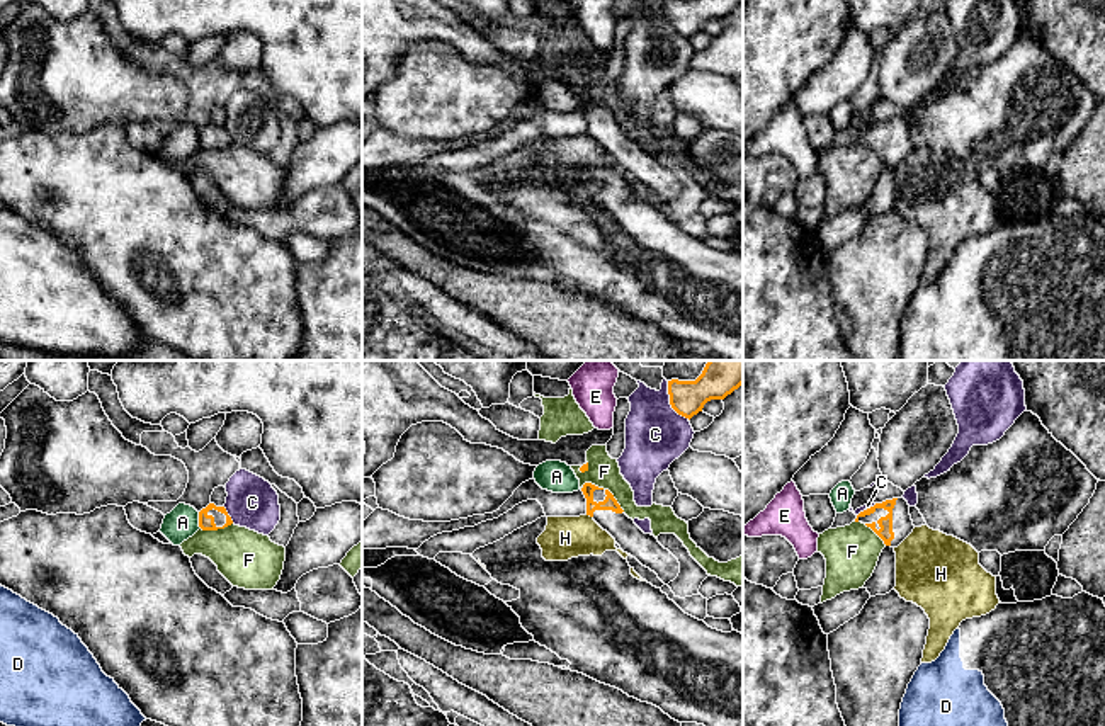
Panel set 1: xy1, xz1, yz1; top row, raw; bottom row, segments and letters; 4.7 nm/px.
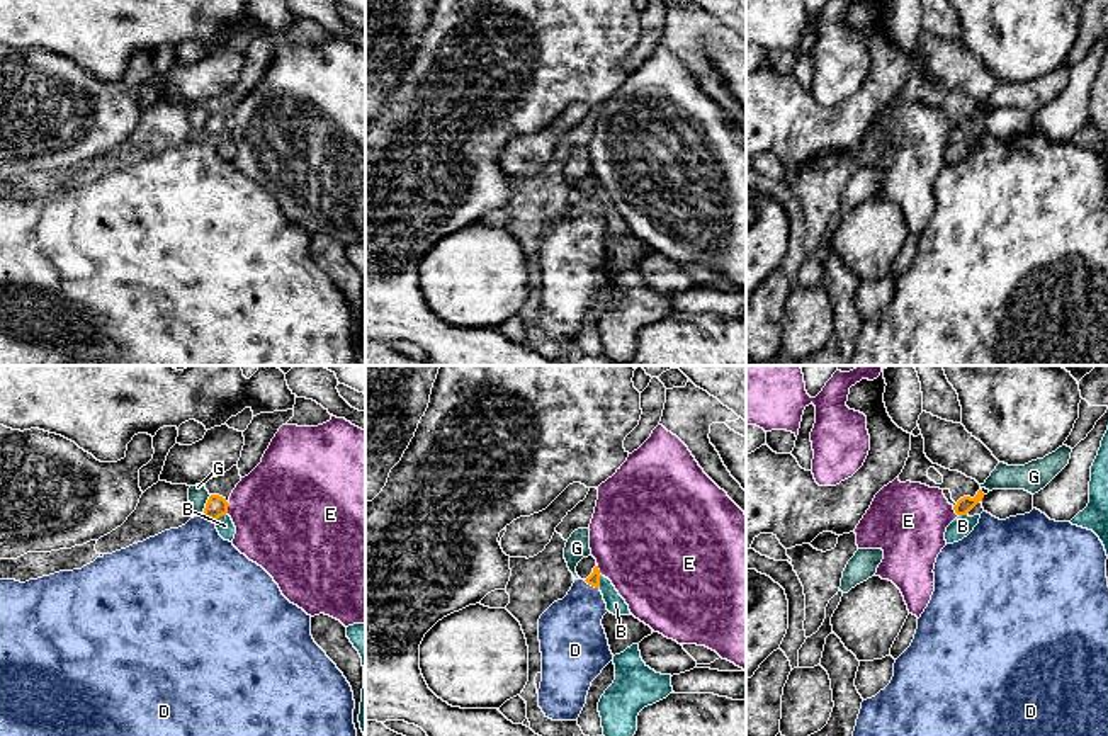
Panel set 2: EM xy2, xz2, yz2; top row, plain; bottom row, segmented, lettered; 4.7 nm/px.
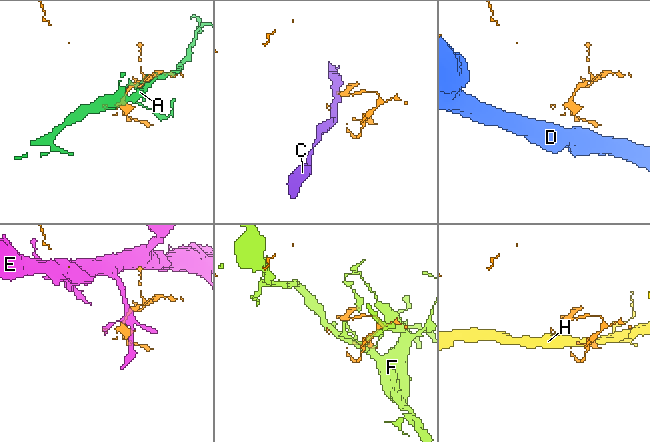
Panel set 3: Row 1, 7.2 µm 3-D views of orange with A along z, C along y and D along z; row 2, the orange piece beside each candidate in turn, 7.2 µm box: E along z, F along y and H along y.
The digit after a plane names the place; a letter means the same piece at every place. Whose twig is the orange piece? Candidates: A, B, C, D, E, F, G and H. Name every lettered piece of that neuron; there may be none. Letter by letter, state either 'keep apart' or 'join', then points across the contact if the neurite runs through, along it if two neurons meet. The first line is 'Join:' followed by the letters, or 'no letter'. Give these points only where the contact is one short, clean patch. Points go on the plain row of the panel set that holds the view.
Join: no letter
A: keep apart
B: keep apart; border xy2 (226, 131), (214, 140)
C: keep apart
D: keep apart; border xz2 (583, 199), (599, 208)
E: keep apart
F: keep apart
G: keep apart; border xy2 (211, 114), (201, 135)
H: keep apart

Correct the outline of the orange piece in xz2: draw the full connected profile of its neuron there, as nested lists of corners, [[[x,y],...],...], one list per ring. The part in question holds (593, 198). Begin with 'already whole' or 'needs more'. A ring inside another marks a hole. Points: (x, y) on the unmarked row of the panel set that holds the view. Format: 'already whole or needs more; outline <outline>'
needs more; outline [[[593,175],[583,177],[576,185],[576,192],[588,204],[600,207],[600,195],[602,194],[600,194],[596,178]]]

